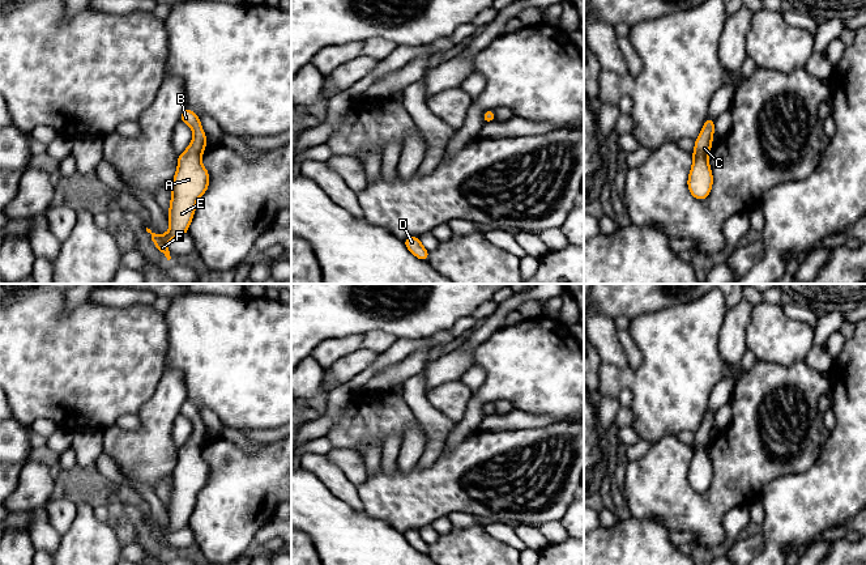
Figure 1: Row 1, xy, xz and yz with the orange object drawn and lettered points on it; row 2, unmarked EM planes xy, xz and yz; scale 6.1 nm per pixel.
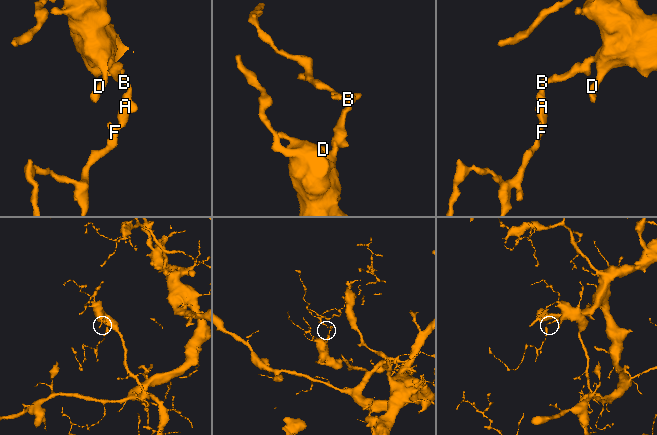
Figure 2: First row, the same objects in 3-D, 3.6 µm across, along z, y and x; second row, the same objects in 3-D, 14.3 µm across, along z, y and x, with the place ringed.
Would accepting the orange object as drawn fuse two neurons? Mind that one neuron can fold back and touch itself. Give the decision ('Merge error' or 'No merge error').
No merge error

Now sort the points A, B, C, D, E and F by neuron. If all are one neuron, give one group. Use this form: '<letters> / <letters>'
A B C D E F

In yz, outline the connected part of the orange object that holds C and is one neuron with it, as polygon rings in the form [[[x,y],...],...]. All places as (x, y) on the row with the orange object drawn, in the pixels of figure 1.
[[[708,116],[700,135],[695,139],[695,149],[692,152],[694,162],[688,174],[687,187],[691,195],[698,200],[704,200],[711,194],[713,175],[708,163],[708,154],[712,148],[712,137],[714,135],[714,120]]]

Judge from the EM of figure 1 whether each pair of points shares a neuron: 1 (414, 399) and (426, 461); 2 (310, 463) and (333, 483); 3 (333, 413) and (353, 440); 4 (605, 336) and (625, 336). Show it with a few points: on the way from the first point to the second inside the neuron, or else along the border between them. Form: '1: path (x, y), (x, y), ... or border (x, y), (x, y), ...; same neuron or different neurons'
1: path (427, 415), (432, 420), (432, 445); same neuron
2: path (315, 464), (328, 478); same neuron
3: border (355, 394), (348, 398), (338, 420), (324, 436); different neurons
4: border (615, 331), (628, 365); different neurons

